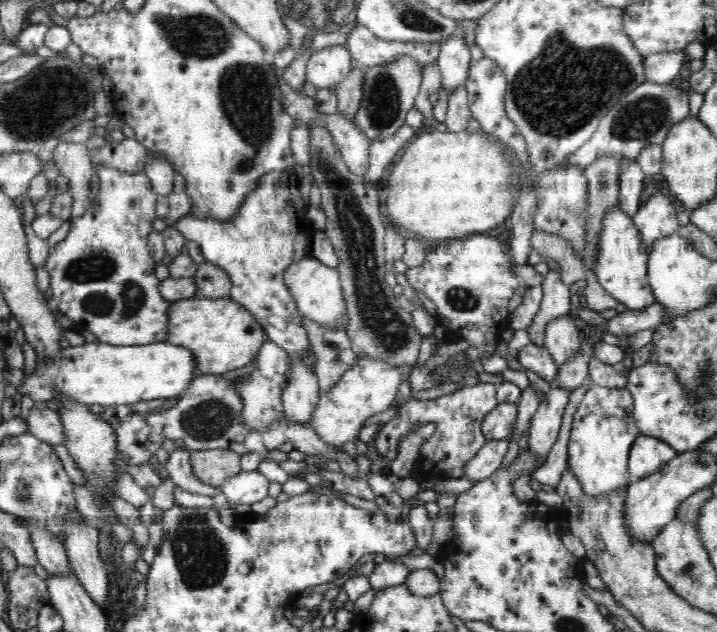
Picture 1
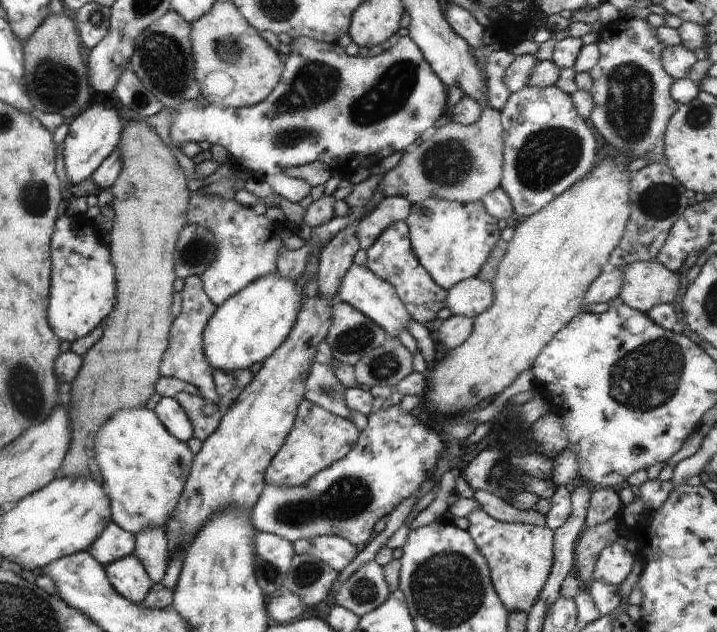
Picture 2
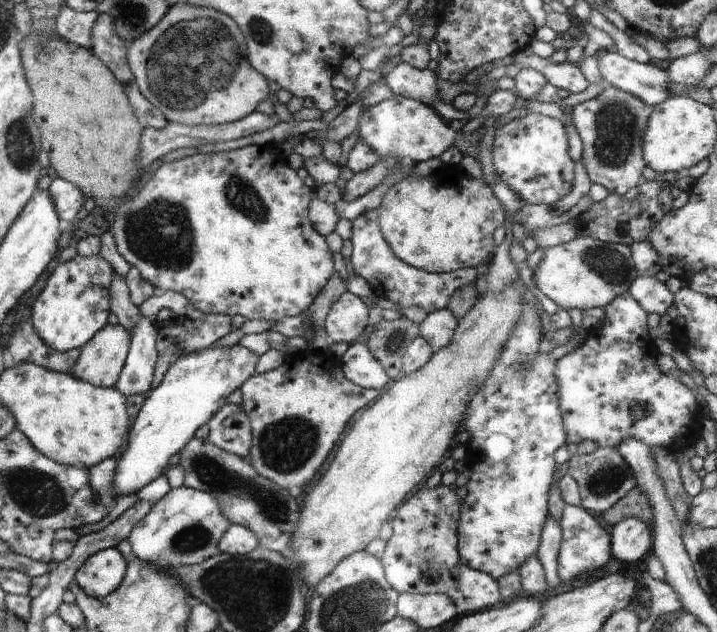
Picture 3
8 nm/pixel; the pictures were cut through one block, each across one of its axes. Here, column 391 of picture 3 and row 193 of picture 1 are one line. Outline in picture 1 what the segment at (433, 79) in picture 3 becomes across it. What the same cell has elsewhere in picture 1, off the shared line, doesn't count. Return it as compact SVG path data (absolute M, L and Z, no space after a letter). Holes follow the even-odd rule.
M59 142L53 153L60 174L69 180L72 193L71 218L80 218L90 210L90 181L95 173L90 150L85 143Z

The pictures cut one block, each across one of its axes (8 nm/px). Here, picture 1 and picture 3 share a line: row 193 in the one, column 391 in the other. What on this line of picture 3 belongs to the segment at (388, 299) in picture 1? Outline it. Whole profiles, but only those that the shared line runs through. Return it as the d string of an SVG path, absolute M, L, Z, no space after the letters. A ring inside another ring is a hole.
M400 316L392 321L382 319L372 327L367 340L372 356L380 362L391 382L404 378L402 360L412 340L419 335L419 325Z

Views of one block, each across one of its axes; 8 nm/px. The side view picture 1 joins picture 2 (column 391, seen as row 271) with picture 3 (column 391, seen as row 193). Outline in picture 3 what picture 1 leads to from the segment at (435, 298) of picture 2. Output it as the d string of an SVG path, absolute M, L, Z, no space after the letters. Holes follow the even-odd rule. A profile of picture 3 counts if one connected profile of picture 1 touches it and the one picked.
M376 209L370 210L370 212L366 212L366 214L353 220L351 242L352 253L350 256L355 274L363 276L372 290L374 290L374 278L376 278L380 282L378 292L387 300L405 308L417 307L426 314L447 308L450 297L455 290L474 283L476 280L475 268L463 268L440 274L429 273L402 262L400 258L396 258L392 248L388 246L380 232Z

